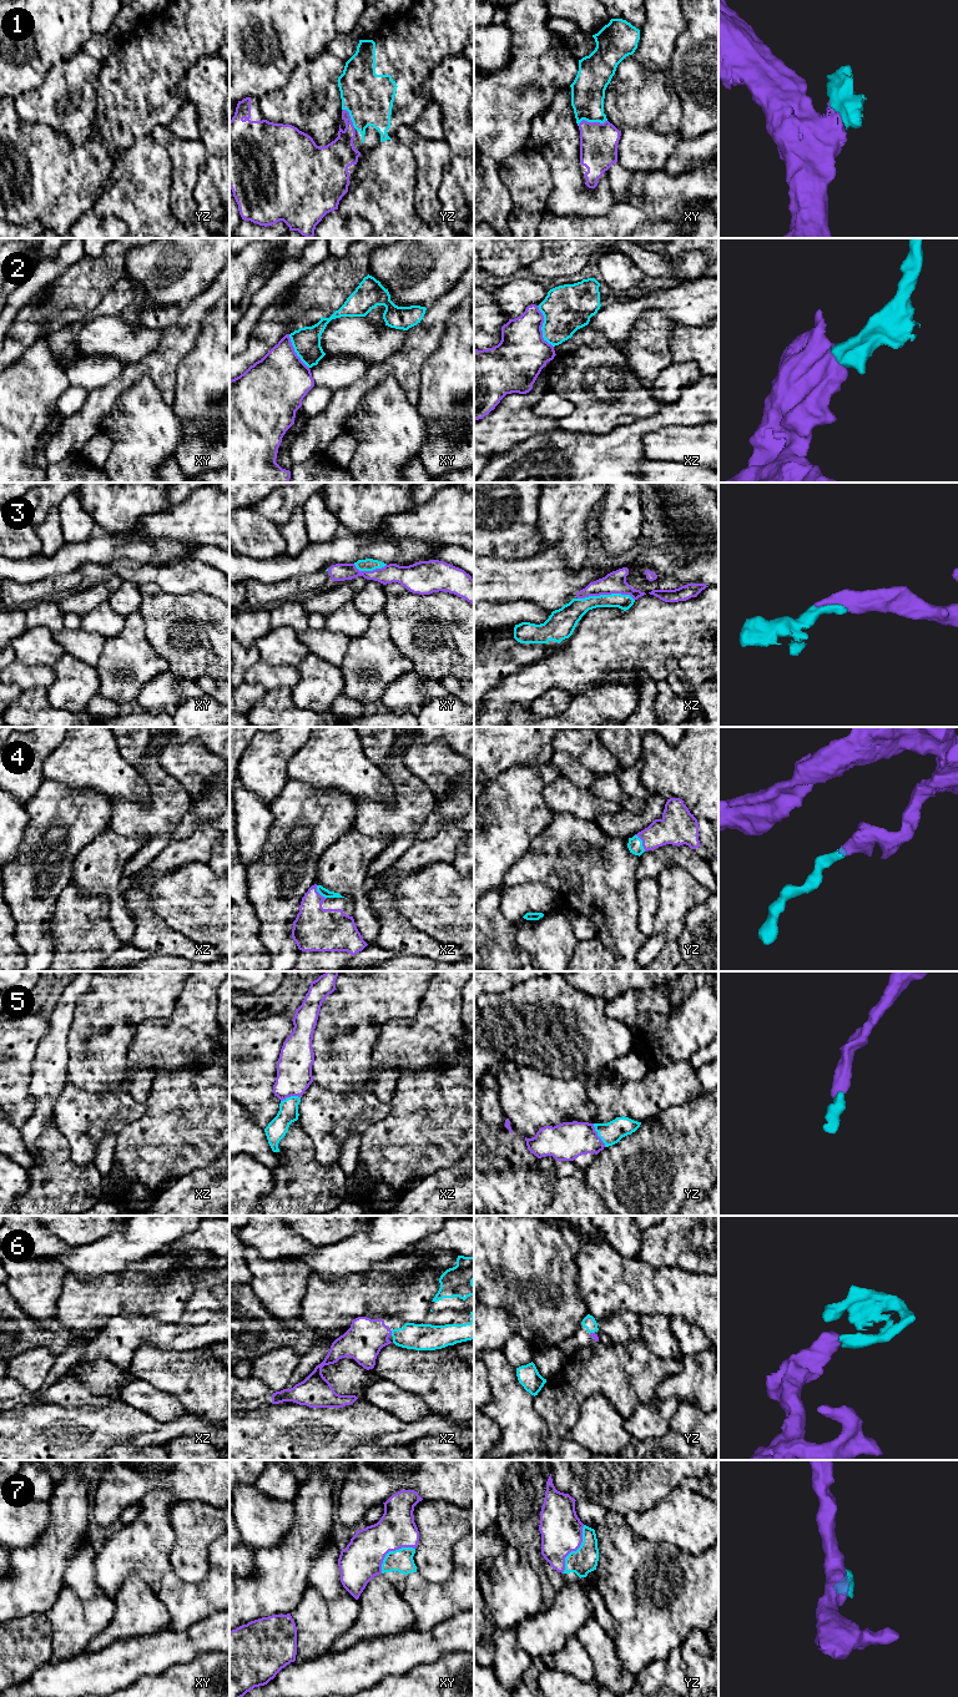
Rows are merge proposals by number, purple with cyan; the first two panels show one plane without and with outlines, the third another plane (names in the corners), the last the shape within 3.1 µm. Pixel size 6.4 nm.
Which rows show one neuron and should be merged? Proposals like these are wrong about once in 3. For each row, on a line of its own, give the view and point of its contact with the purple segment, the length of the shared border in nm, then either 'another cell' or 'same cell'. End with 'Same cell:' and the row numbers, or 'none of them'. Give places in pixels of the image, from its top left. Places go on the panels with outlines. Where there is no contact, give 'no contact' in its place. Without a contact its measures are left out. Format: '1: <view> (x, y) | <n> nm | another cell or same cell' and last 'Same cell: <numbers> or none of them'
1: xy (591, 122) | 190 nm | same cell
2: xz (541, 326) | 300 nm | another cell
3: xz (606, 594) | 360 nm | same cell
4: yz (643, 843) | 130 nm | same cell
5: yz (596, 1135) | 170 nm | same cell
6: xz (391, 1333) | 30 nm | same cell
7: yz (575, 1550) | 340 nm | same cell
Same cell: 1, 3, 4, 5, 6, 7

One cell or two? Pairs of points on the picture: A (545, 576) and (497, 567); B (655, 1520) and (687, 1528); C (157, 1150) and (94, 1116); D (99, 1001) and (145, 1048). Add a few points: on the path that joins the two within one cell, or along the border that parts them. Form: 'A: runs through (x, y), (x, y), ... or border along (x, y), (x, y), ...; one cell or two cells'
A: runs through (533, 576), (509, 576); one cell
B: runs through (662, 1521), (680, 1521); one cell
C: border along (145, 1112), (140, 1119), (117, 1134); two cells
D: border along (136, 1033), (130, 1043), (127, 1065); two cells

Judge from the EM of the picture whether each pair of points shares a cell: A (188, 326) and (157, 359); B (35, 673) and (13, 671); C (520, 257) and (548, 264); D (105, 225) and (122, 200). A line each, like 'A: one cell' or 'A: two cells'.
A: one cell
B: one cell
C: two cells
D: two cells

